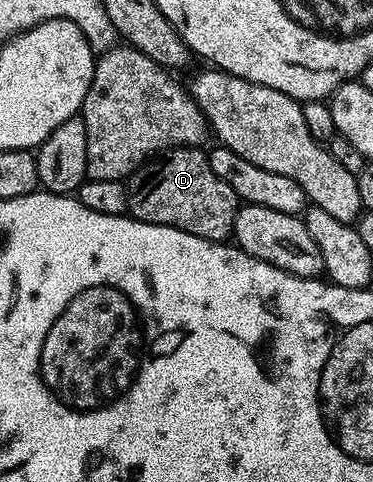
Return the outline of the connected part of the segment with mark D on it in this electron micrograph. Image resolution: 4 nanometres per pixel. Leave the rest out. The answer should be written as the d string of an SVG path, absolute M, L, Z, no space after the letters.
M200 147L178 148L172 154L166 155L165 160L157 168L157 173L146 184L132 189L129 198L129 212L133 219L142 220L148 224L171 226L175 230L183 230L187 234L195 234L195 238L203 238L210 242L225 242L233 236L233 227L237 218L239 201L235 190L211 170L208 155Z

